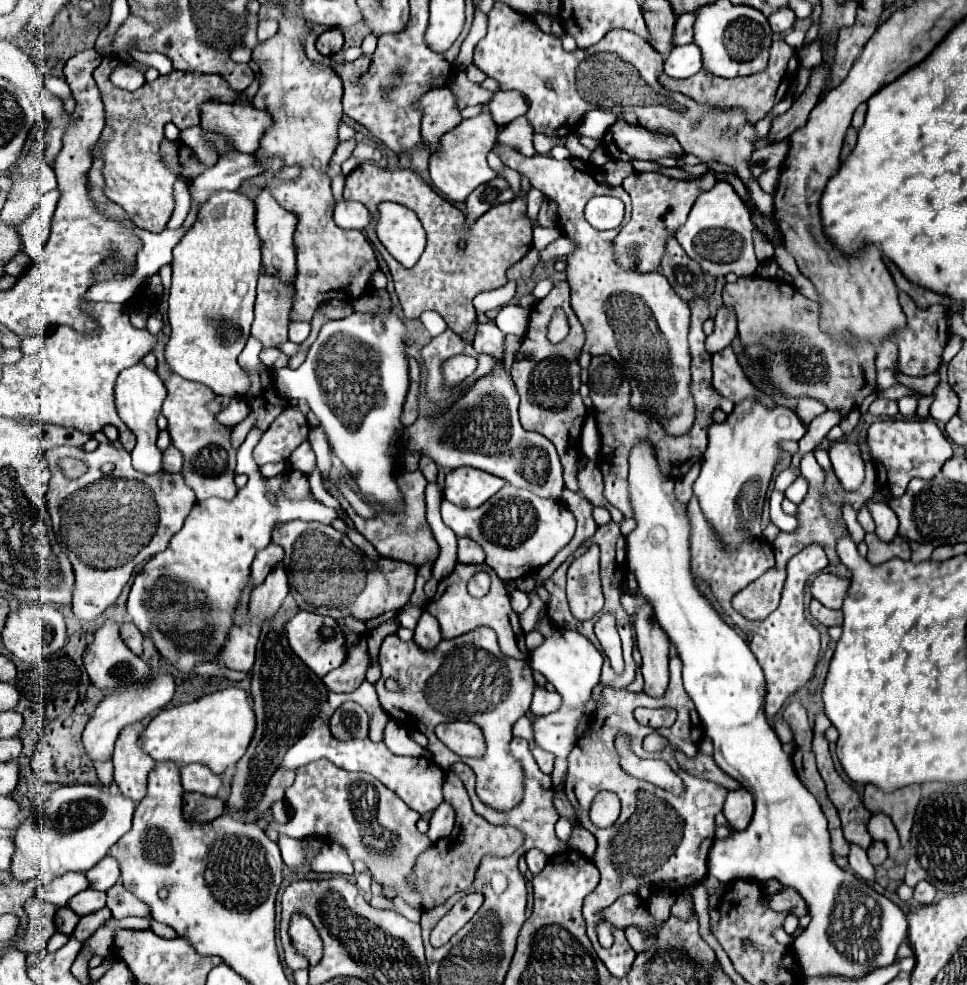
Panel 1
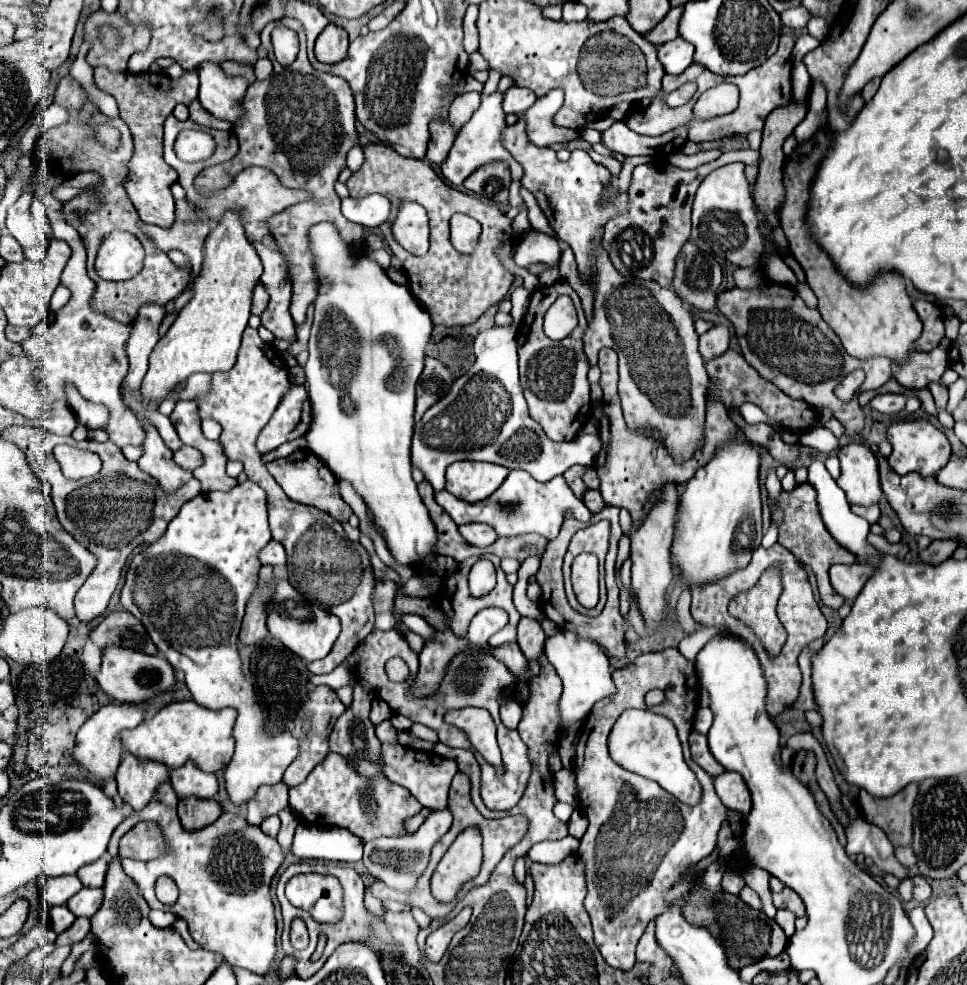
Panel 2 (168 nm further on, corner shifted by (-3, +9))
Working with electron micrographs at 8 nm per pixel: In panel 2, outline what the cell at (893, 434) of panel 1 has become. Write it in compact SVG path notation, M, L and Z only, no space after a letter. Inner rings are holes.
M910 420L910 422L892 424L888 428L888 440L892 444L892 454L888 462L898 474L918 472L920 476L936 476L938 470L948 464L950 442L936 426L932 426L926 420Z

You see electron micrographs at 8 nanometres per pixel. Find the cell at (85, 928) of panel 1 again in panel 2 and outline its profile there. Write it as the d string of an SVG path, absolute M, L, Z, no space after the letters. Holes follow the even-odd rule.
M76 918L76 922L56 938L56 946L66 946L66 944L72 946L72 944L84 940L88 932L90 932L90 920L88 918Z

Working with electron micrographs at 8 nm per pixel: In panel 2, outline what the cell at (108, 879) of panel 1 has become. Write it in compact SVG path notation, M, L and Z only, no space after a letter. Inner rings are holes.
M100 858L100 860L96 860L96 864L88 864L88 866L80 868L80 872L76 872L76 876L88 888L102 888L106 870L108 870L108 860Z

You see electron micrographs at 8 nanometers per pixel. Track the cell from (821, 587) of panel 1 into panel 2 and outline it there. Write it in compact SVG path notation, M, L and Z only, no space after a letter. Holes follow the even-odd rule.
M856 562L856 564L836 564L830 568L830 582L832 588L844 596L846 600L854 600L860 590L864 588L866 580L874 574L876 566L868 564L868 562Z

